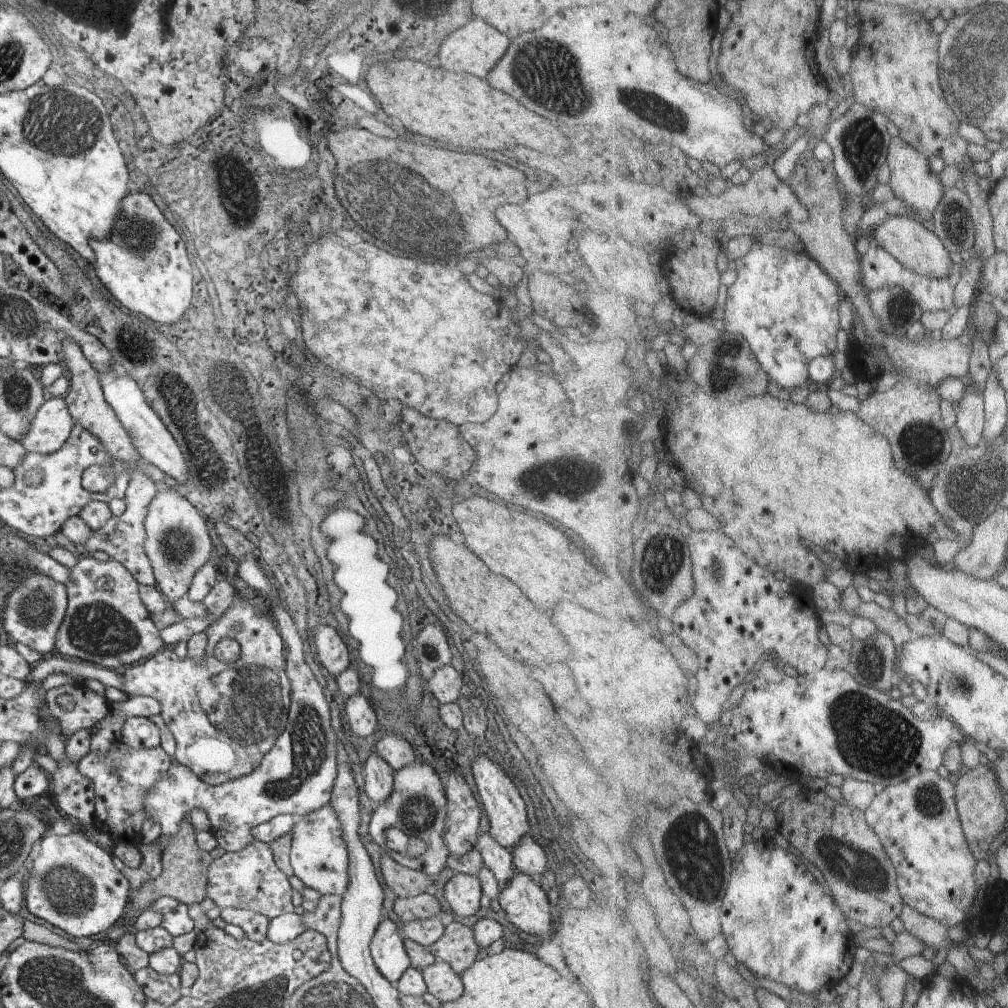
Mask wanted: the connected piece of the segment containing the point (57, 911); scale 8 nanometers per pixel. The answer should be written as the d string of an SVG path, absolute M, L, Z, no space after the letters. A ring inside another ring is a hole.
M81 830L69 835L46 832L31 863L30 878L24 890L28 909L64 930L70 938L100 937L102 932L108 932L122 916L131 897L130 883L114 866L112 855Z

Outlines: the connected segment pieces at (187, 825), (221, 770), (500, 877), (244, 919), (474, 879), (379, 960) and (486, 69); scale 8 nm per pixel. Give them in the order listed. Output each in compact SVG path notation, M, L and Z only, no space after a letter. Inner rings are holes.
M188 817L182 818L180 826L166 846L161 855L162 873L155 880L144 883L140 890L136 891L132 899L132 912L141 910L141 913L149 908L150 902L155 902L164 895L173 894L186 902L200 903L206 898L206 884L208 882L208 868L213 858L209 852L200 849L196 843L196 830Z
M237 592L236 595L228 610L205 630L207 645L202 660L180 660L173 650L164 648L149 659L122 669L124 690L129 697L144 695L160 702L162 719L177 742L176 760L212 786L238 780L258 768L282 734L291 705L284 641L277 624L270 614L262 614L256 604L244 602Z
M480 832L478 836L479 853L482 855L482 862L492 870L500 886L506 885L506 882L512 878L515 866L510 849L496 842L489 832Z
M225 908L221 910L221 917L228 924L240 926L245 936L256 942L263 942L267 938L269 918L246 909Z
M455 874L445 884L444 896L454 914L470 918L482 904L483 890L477 876Z
M380 918L378 928L370 942L370 952L382 976L393 985L410 968L411 960L406 952L402 931L389 918Z
M474 16L467 24L458 30L454 30L440 48L440 64L446 70L456 70L457 73L468 73L480 80L487 80L490 70L502 60L506 54L511 39L505 34L498 32L496 28L484 22L480 17Z

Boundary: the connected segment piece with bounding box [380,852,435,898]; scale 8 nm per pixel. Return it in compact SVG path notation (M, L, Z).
M387 852L380 858L380 868L386 886L400 898L418 896L425 892L426 887L434 884L434 877L422 870L398 864Z

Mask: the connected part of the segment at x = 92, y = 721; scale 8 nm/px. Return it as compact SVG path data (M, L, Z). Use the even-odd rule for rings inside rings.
M75 683L50 689L45 693L45 700L52 716L60 720L62 745L66 744L70 736L81 728L92 730L110 713L110 703L105 696L100 696L87 687L79 688ZM64 694L70 695L75 702L72 711L61 708L56 702L56 698Z

